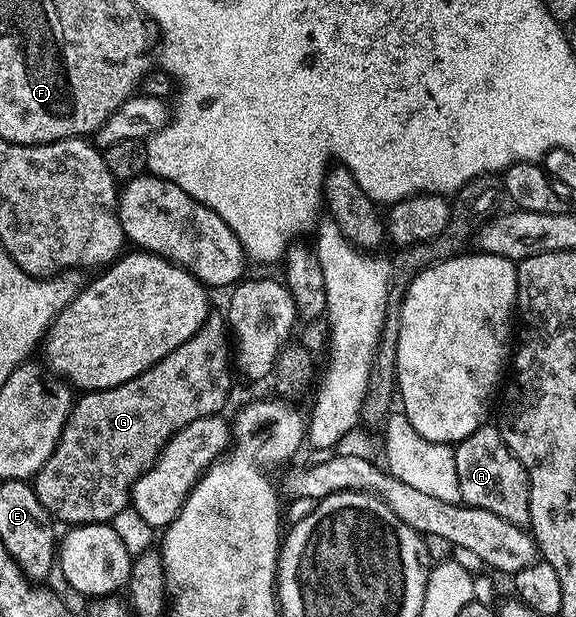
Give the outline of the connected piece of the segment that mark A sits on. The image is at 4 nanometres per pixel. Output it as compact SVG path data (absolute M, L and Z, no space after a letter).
M486 424L471 436L456 443L455 472L459 472L461 502L467 506L495 512L503 520L516 526L529 525L529 477L523 464L507 448L496 425Z

